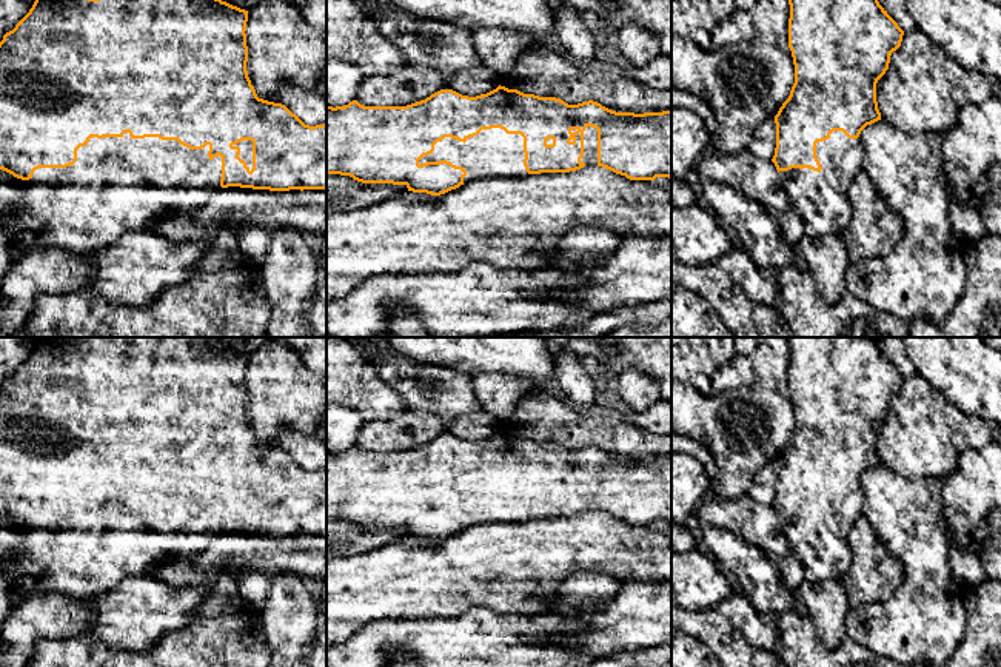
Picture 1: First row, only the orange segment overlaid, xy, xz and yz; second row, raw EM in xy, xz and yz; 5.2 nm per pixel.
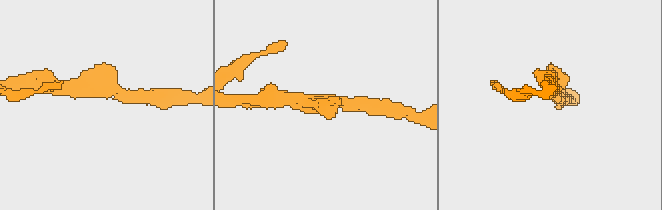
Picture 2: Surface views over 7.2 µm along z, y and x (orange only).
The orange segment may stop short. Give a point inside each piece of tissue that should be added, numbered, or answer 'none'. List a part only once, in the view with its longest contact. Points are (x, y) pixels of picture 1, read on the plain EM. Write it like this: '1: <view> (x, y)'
1: xy (117, 530)

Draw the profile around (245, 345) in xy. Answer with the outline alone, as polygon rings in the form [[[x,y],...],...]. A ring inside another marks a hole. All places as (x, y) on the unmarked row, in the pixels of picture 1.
[[[211,337],[213,342],[220,344],[233,351],[249,356],[271,337]]]

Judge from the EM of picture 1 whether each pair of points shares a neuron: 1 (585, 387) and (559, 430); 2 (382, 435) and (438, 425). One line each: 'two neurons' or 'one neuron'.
1: two neurons
2: one neuron

